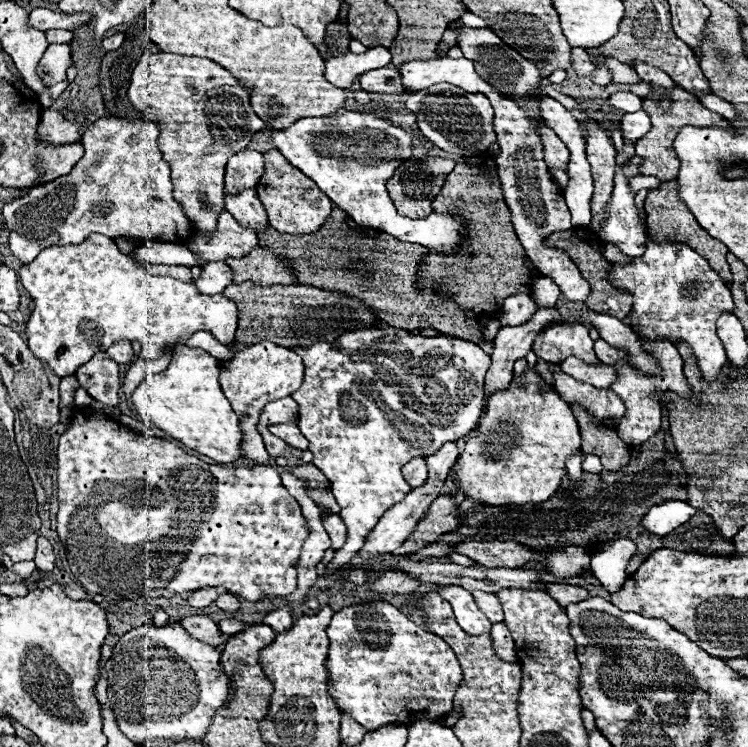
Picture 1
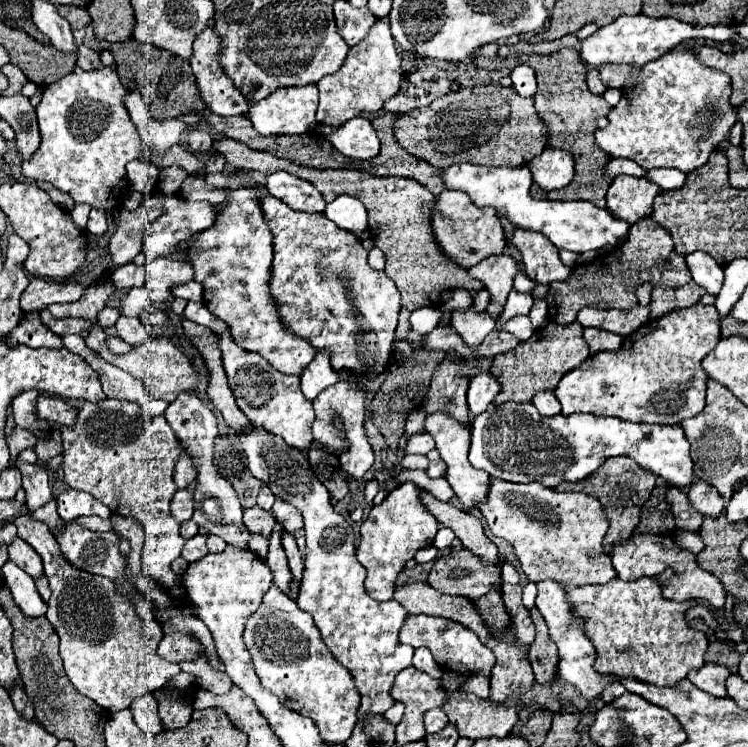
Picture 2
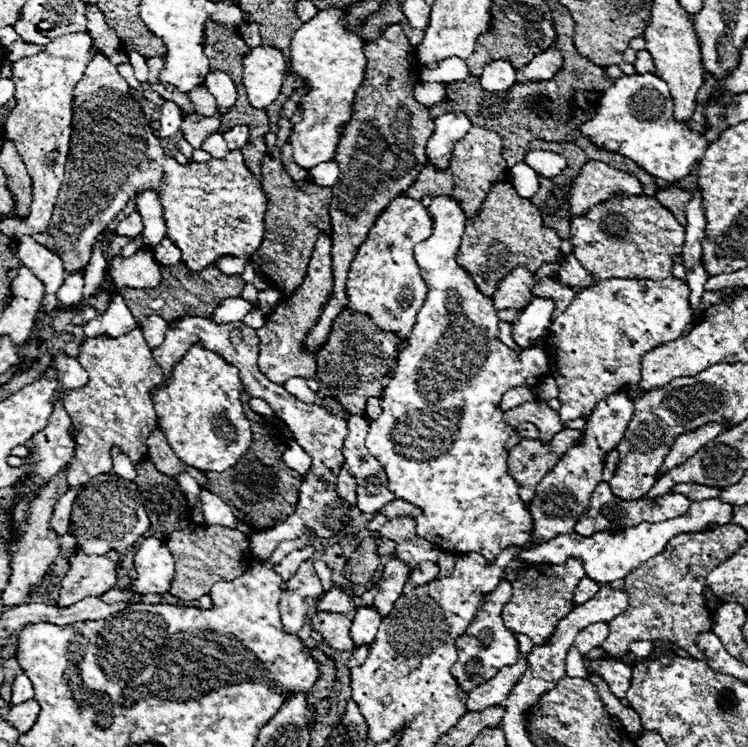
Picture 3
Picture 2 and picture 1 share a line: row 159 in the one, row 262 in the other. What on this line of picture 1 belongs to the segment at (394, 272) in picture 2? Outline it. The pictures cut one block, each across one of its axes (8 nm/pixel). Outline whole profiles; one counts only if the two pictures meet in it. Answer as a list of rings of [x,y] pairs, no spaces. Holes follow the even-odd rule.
[[[256,248],[240,260],[226,260],[234,272],[234,282],[254,282],[260,286],[292,286],[298,284],[292,268],[288,268],[270,250]]]

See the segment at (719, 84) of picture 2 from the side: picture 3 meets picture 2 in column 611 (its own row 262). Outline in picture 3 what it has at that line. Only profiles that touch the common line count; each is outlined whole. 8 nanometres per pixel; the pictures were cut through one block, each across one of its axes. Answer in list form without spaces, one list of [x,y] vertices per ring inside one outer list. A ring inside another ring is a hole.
[[[138,250],[132,258],[116,256],[106,276],[114,278],[114,292],[120,292],[122,286],[130,288],[154,288],[160,284],[160,268],[152,256],[152,252]]]

